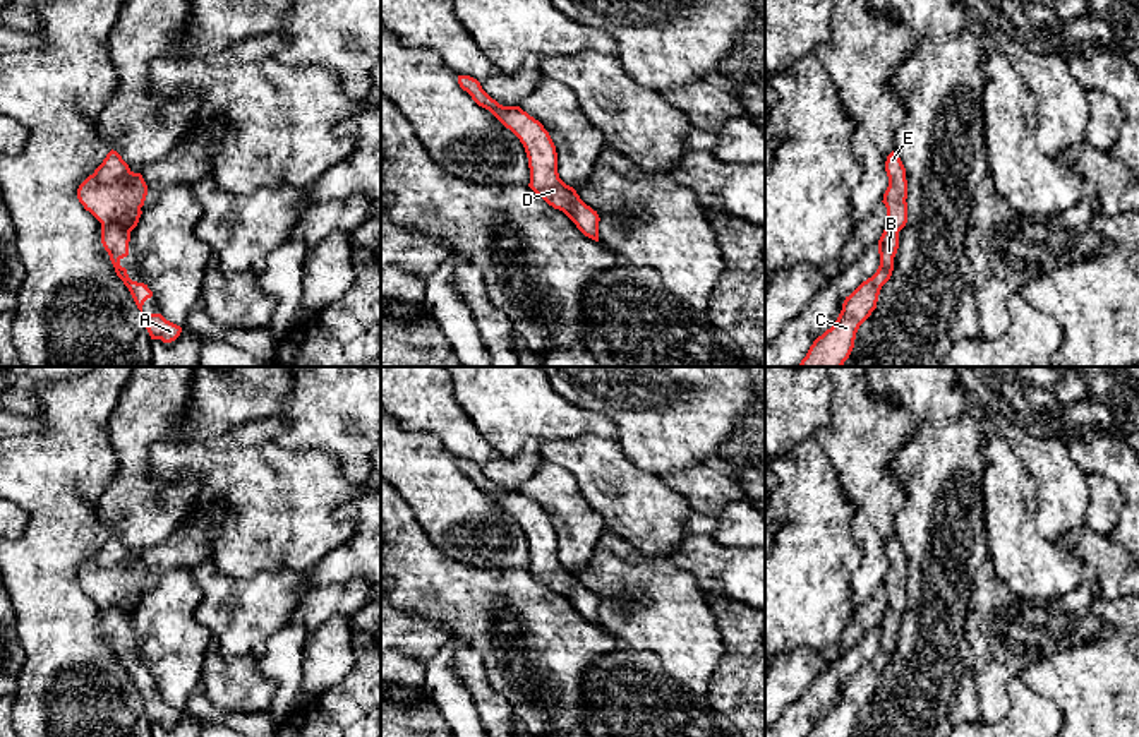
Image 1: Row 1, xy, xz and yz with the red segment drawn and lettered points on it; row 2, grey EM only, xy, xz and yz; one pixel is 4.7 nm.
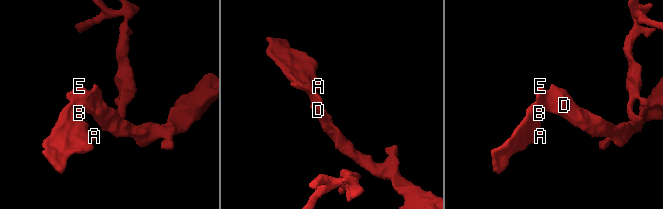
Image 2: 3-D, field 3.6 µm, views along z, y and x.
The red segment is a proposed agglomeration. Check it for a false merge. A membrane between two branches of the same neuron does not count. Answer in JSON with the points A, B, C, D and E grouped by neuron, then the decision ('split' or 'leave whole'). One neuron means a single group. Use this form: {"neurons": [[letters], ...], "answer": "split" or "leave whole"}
{"neurons": [["A", "B", "C"], ["D", "E"]], "answer": "split"}

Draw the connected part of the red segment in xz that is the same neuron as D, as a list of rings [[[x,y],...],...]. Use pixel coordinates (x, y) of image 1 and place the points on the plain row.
[[[503,490],[491,497],[523,528],[530,552],[528,571],[549,590],[563,595],[585,620],[599,626],[600,602],[559,562],[556,530],[544,509],[520,490]]]

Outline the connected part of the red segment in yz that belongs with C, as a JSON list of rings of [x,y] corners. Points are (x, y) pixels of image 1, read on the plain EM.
[[[887,608],[880,624],[880,650],[877,656],[863,665],[842,687],[842,694],[830,713],[818,720],[808,737],[851,737],[859,710],[877,692],[882,670],[890,663],[894,641],[899,632],[899,615]]]

